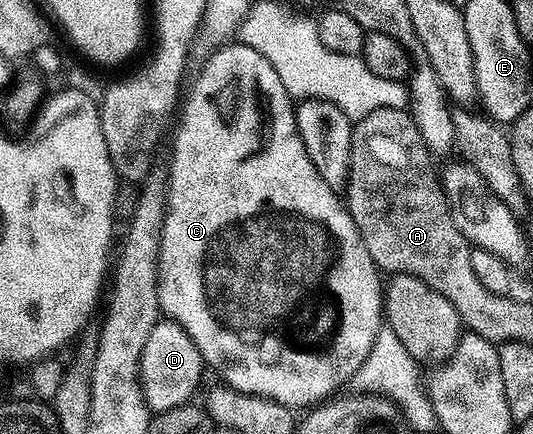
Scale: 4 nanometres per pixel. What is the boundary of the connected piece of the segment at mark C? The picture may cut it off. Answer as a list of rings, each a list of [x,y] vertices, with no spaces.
[[[239,41],[215,48],[203,63],[200,76],[193,81],[192,89],[189,93],[187,90],[183,100],[179,112],[180,128],[172,145],[172,165],[166,169],[168,208],[162,225],[162,249],[158,257],[160,310],[171,322],[180,323],[182,329],[186,329],[194,345],[198,345],[205,364],[209,368],[216,367],[227,386],[242,393],[273,399],[283,407],[308,409],[335,396],[343,383],[351,384],[354,373],[358,373],[362,361],[366,361],[374,345],[374,337],[378,337],[385,322],[382,272],[370,253],[366,253],[366,245],[350,217],[345,200],[330,189],[330,185],[322,181],[318,169],[314,169],[314,161],[310,161],[310,153],[306,153],[306,145],[302,145],[302,137],[298,133],[294,100],[286,93],[286,85],[282,85],[278,73],[274,73],[274,65],[270,65],[262,53]]]

